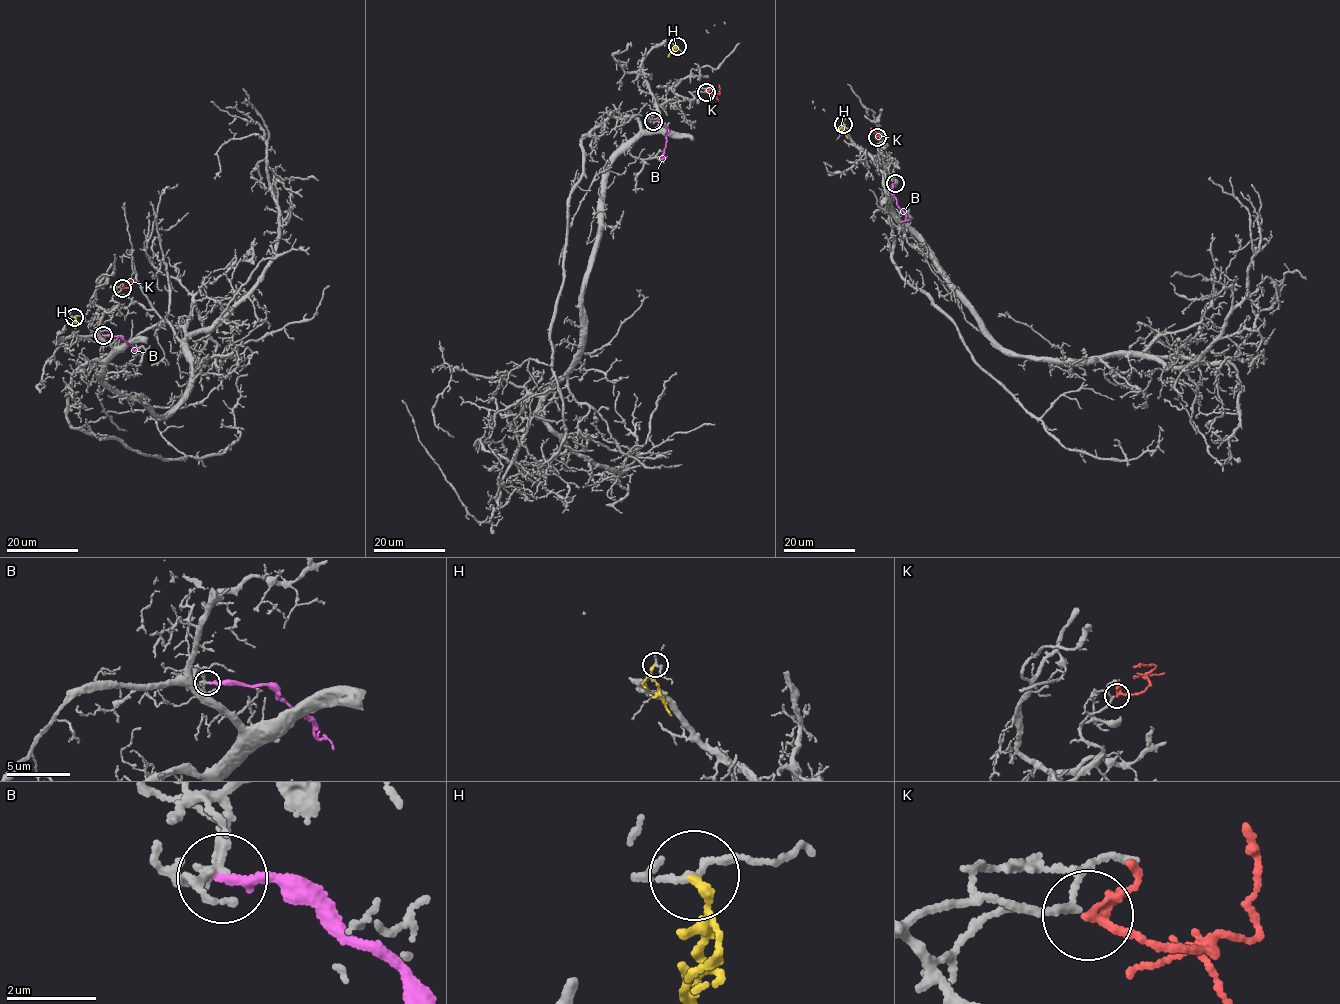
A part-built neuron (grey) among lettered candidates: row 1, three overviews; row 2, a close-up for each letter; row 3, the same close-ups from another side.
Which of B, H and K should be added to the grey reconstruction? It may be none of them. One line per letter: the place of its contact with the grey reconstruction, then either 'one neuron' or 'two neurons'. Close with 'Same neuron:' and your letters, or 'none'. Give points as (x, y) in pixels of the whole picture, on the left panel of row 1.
B: meets grey at (103, 335); two neurons
H: meets grey at (74, 317); two neurons
K: meets grey at (122, 288); one neuron
Same neuron: K

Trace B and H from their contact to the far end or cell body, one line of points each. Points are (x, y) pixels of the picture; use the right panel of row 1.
B: (895, 183), (892, 191), (906, 219), (899, 221)
H: (843, 124), (842, 128), (848, 138)

